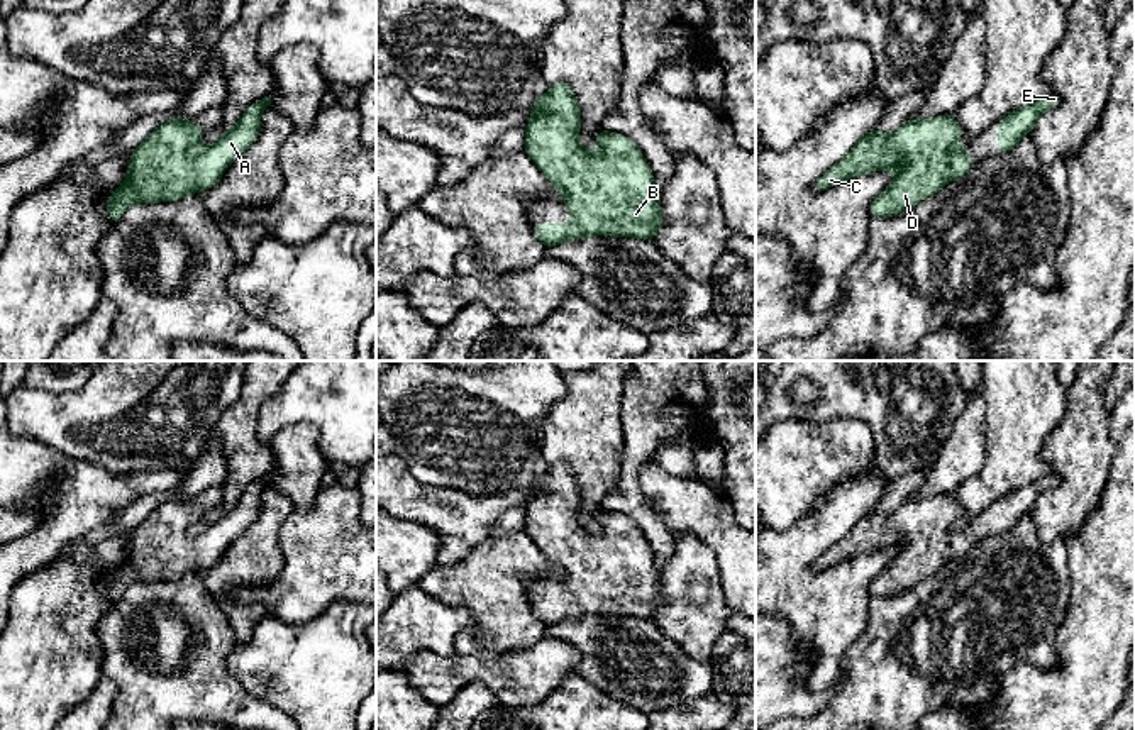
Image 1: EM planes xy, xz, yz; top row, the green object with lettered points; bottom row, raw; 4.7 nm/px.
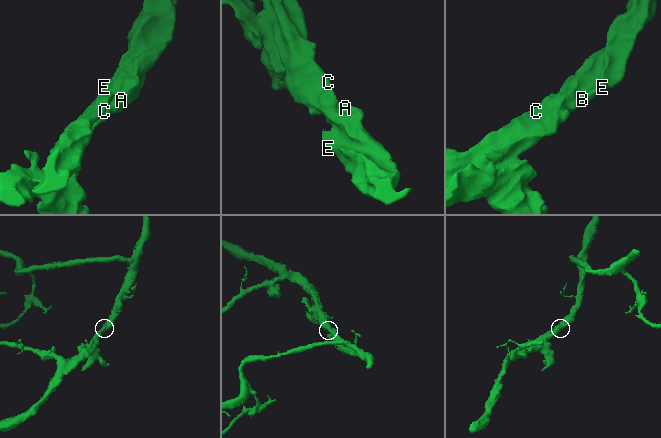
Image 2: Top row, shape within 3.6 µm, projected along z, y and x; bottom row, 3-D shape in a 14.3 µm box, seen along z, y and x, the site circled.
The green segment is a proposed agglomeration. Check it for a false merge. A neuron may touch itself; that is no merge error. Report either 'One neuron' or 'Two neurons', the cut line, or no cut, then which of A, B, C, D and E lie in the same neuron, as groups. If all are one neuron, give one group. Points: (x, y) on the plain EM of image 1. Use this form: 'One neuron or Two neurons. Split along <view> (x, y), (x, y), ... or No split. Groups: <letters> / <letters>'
One neuron. No split. Groups: A B C D E

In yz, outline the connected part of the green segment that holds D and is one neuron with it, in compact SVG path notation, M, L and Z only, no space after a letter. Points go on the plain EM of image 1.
M955 495L911 498L894 513L878 508L862 515L854 528L828 549L813 569L828 569L854 556L893 549L894 559L869 586L871 598L894 596L937 572L971 549L967 527L957 527L962 506Z

